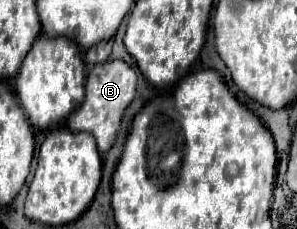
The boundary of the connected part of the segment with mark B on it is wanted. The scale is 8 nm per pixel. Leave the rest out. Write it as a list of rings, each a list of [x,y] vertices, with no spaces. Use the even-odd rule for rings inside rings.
[[[113,59],[113,61],[107,61],[105,65],[93,65],[93,69],[89,69],[87,81],[85,81],[85,101],[81,103],[79,109],[75,109],[69,115],[67,127],[71,131],[93,133],[93,137],[97,141],[97,149],[103,155],[105,151],[109,151],[109,147],[115,141],[115,133],[117,133],[121,115],[135,97],[135,85],[137,85],[135,67],[127,65],[123,59]]]

